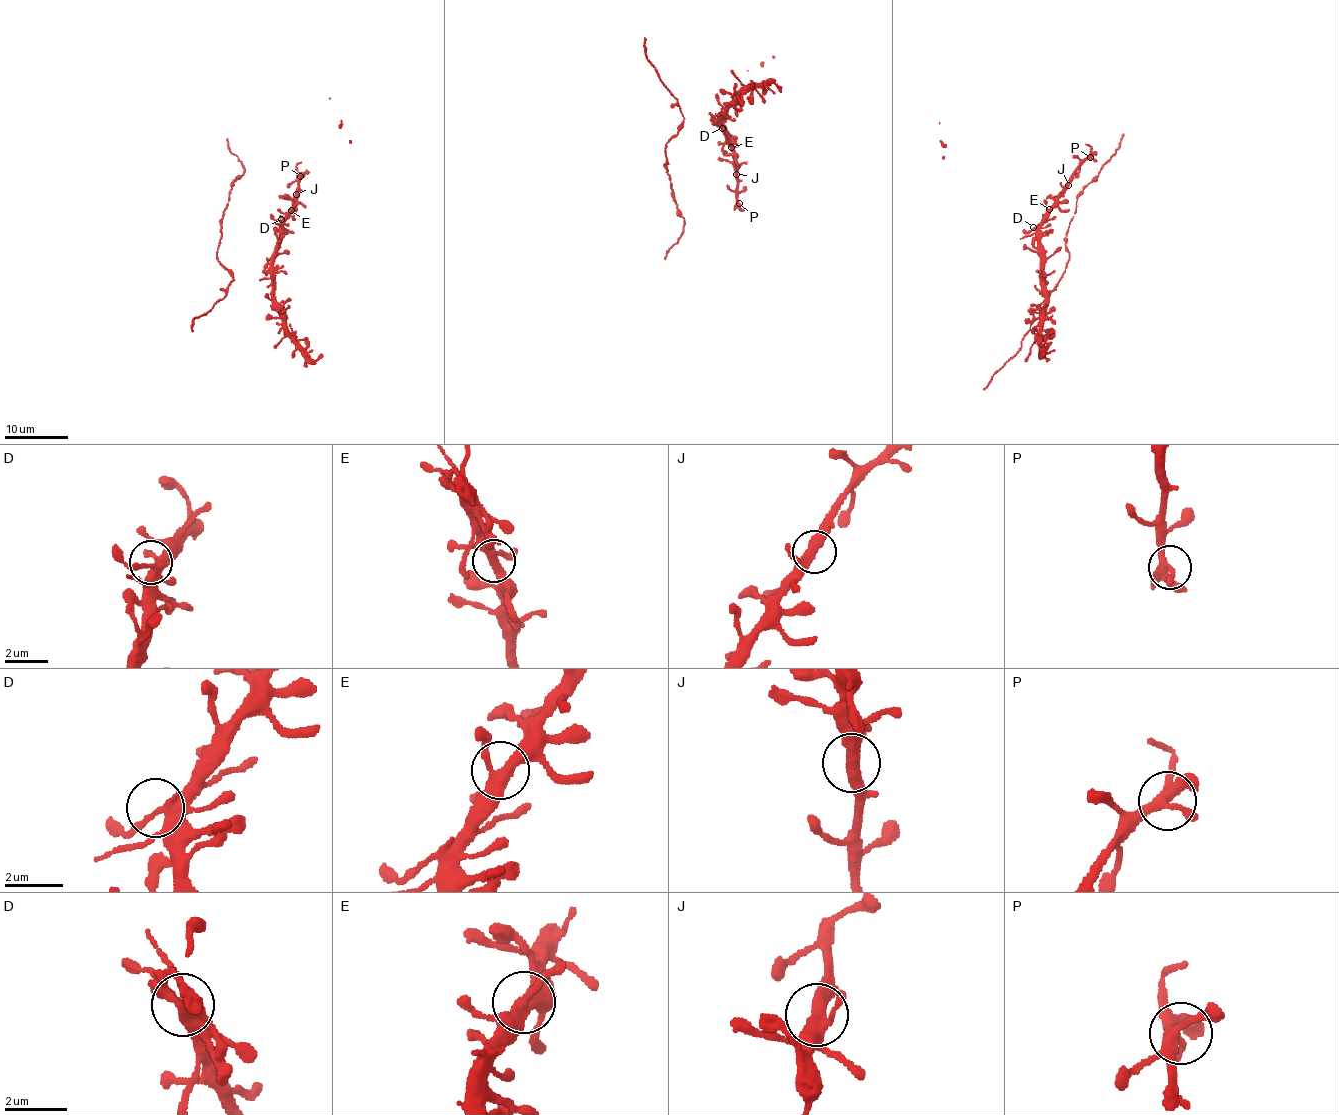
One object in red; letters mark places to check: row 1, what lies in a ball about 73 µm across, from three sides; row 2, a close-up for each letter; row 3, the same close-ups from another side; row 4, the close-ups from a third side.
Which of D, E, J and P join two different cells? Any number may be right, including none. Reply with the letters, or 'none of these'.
none of these

